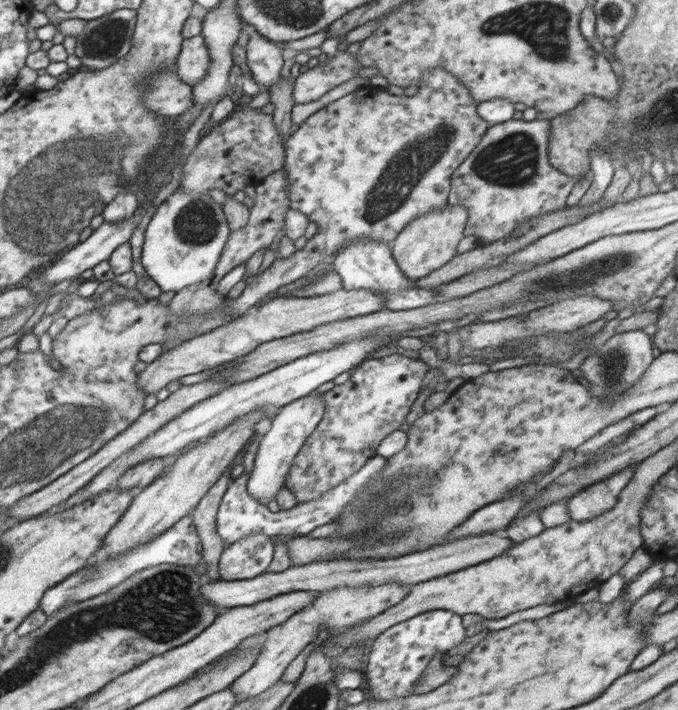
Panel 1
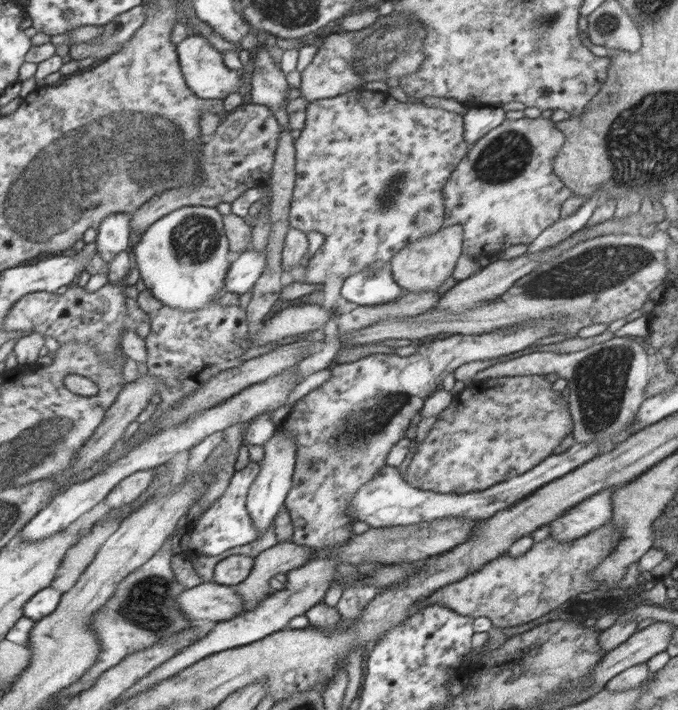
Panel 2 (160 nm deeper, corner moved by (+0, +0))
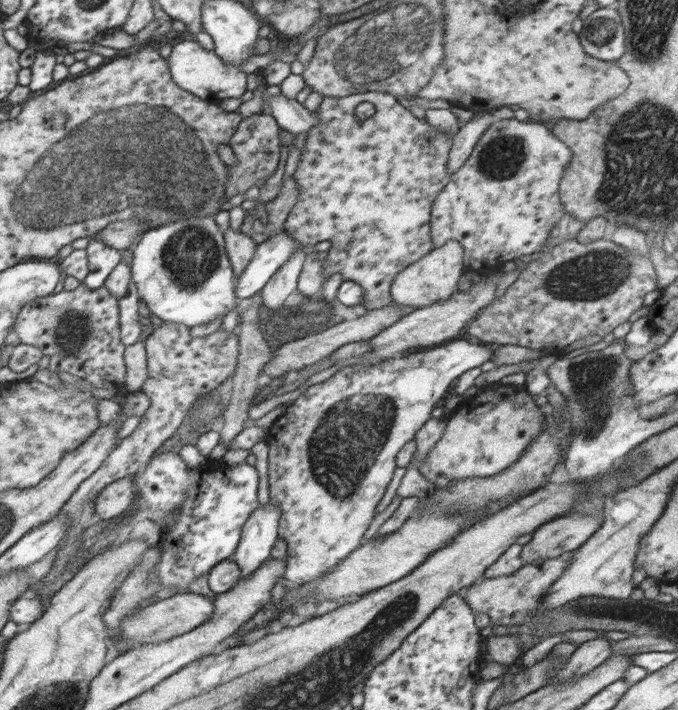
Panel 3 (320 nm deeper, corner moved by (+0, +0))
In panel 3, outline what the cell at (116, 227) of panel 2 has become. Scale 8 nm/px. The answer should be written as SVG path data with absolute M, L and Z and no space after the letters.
M92 237L85 249L88 259L88 274L82 284L90 289L104 287L108 282L109 275L117 268L117 264L122 263L126 258L125 252L106 246L103 240Z

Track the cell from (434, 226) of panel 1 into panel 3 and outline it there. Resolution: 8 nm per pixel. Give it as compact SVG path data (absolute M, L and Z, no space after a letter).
M449 240L446 244L433 248L425 257L402 269L391 282L393 302L412 308L424 308L434 302L451 297L458 290L458 280L465 269L464 251L457 240Z

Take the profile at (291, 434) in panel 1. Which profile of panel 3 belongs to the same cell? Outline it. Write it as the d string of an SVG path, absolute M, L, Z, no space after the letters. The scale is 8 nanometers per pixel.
M266 503L254 509L243 526L239 548L232 561L240 567L239 581L256 572L270 558L270 551L278 540L279 508Z

